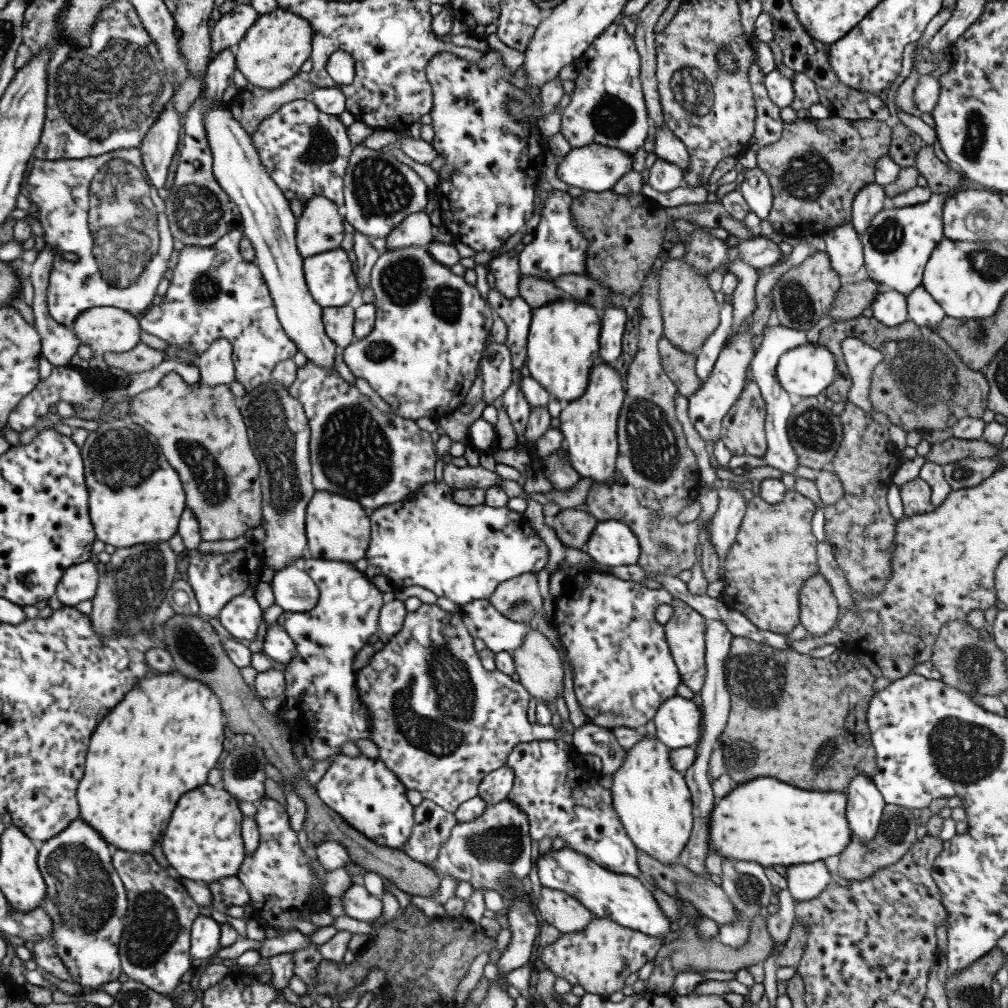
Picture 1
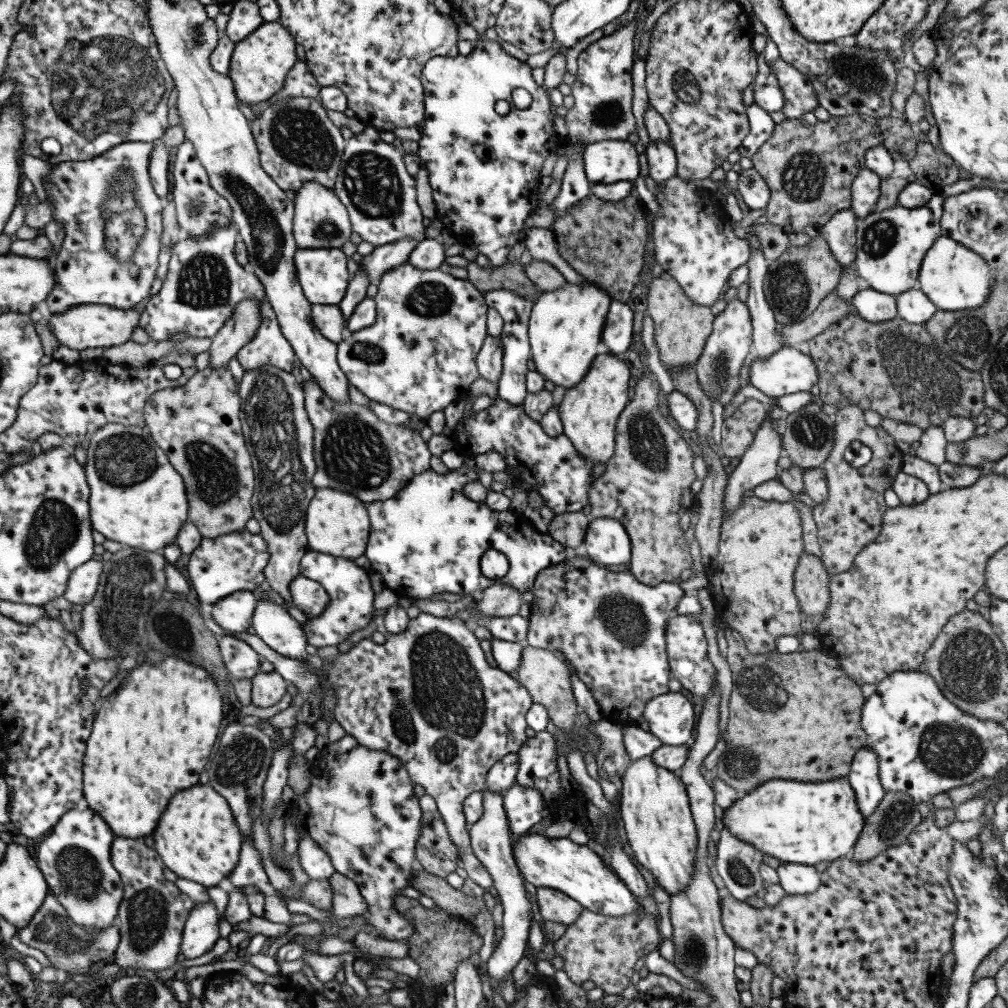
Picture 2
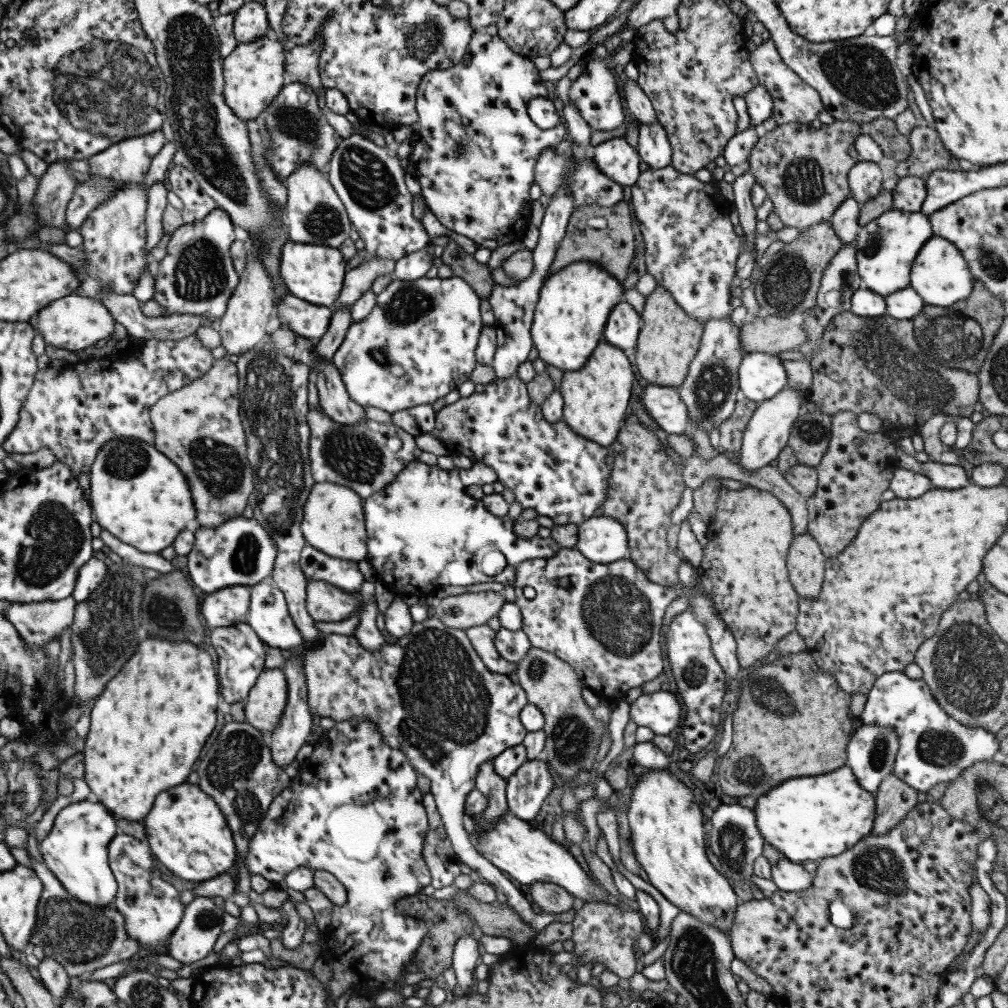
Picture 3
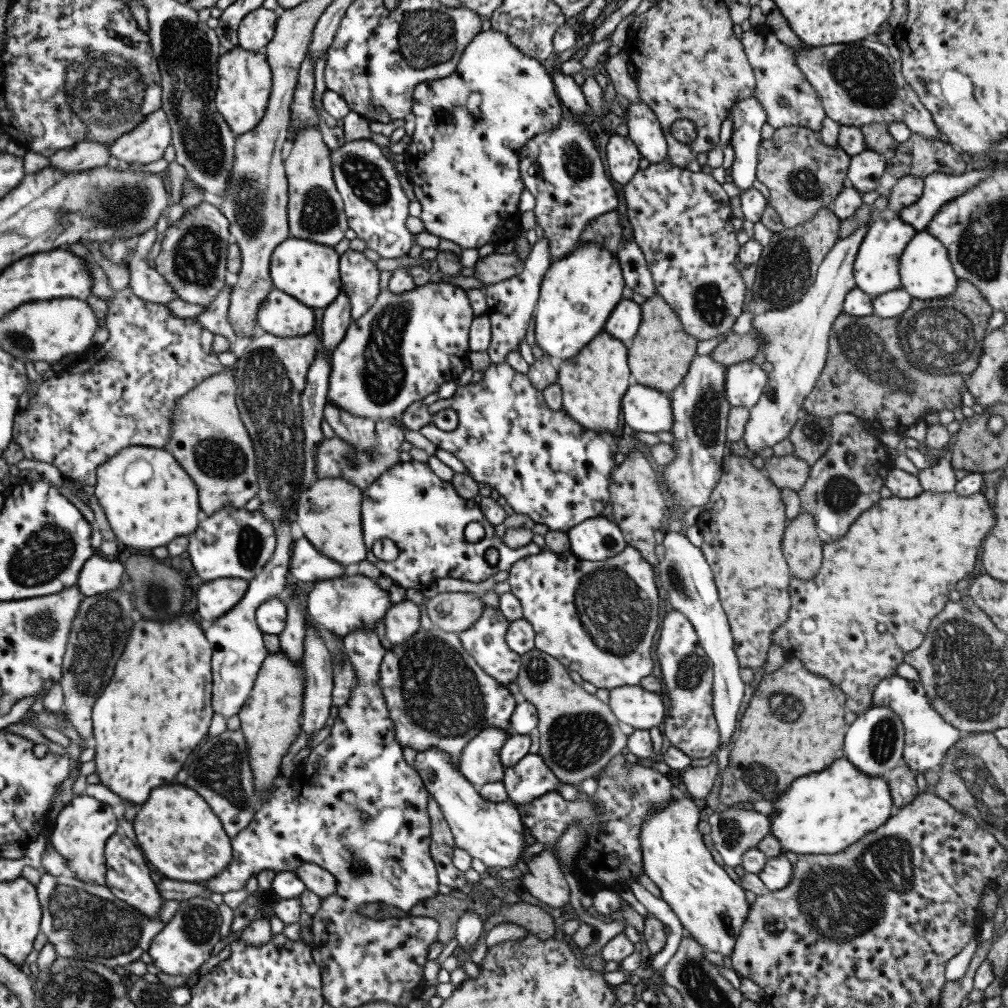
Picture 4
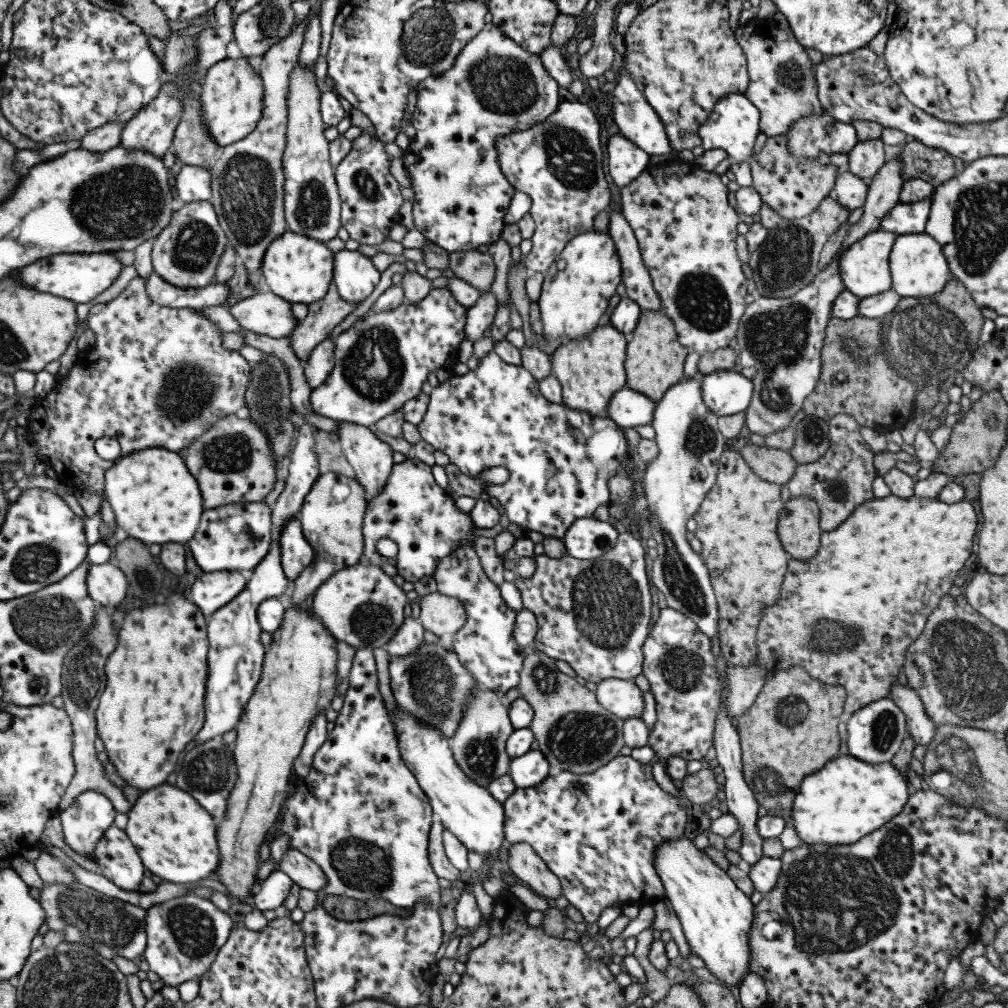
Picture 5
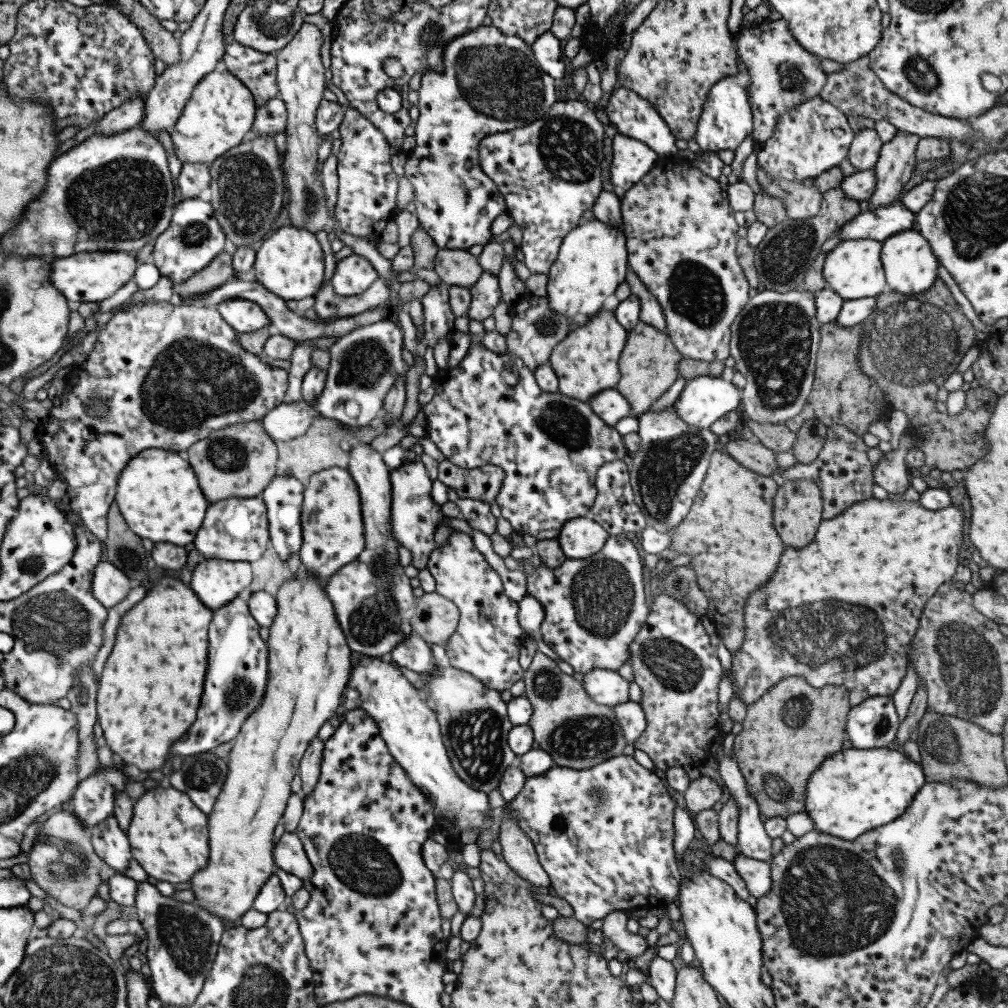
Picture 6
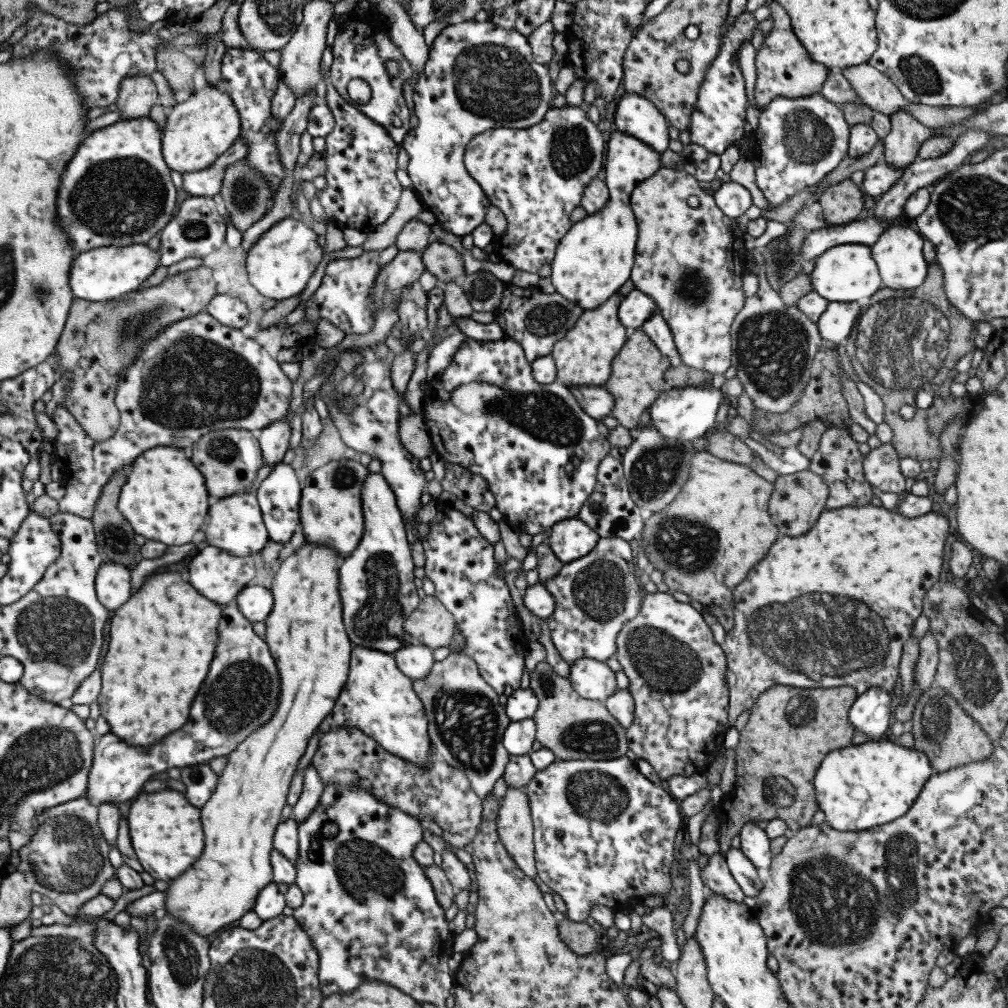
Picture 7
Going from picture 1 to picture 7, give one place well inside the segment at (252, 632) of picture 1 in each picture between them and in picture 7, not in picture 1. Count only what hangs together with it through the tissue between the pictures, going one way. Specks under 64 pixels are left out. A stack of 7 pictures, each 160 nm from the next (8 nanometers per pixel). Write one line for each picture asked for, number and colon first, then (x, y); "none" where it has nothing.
2: (233, 613)
3: (225, 607)
4: (214, 598)
5: (211, 590)
6: (215, 582)
7: (219, 576)

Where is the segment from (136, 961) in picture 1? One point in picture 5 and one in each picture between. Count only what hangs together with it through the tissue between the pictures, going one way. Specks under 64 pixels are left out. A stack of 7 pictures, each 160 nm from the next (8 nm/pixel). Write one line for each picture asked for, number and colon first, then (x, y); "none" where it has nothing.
2: (151, 913)
3: (150, 906)
4: (127, 878)
5: (118, 861)

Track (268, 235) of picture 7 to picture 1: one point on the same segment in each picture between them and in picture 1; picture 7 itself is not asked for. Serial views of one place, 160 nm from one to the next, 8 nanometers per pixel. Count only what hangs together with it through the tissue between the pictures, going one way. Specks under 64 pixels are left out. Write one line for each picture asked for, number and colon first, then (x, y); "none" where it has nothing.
1: (330, 281)
2: (322, 275)
3: (314, 274)
4: (307, 271)
5: (297, 268)
6: (289, 263)

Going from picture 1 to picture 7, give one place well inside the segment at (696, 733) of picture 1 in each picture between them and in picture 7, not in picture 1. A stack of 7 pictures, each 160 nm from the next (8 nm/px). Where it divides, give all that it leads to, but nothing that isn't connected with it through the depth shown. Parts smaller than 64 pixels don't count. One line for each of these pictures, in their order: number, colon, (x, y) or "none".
2: (669, 716)
3: (659, 711)
4: (641, 709)
5: (622, 698)
6: (605, 687)
7: (590, 679)

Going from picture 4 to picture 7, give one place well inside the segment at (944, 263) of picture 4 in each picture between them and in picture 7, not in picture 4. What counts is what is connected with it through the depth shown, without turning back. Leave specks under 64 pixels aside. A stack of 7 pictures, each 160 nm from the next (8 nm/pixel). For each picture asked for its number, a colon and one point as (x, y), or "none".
5: (917, 266)
6: (909, 265)
7: (897, 254)

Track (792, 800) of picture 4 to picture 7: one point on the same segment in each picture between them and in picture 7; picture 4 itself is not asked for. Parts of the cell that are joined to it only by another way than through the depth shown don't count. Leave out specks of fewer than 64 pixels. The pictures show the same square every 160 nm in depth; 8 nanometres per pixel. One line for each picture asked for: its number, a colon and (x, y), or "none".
5: (848, 798)
6: (853, 791)
7: (863, 786)

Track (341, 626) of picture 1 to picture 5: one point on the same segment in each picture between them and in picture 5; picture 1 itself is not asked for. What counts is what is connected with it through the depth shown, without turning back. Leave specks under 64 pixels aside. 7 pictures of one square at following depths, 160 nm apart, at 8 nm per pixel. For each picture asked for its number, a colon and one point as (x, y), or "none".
2: (350, 607)
3: (315, 566)
4: (305, 564)
5: (295, 554)

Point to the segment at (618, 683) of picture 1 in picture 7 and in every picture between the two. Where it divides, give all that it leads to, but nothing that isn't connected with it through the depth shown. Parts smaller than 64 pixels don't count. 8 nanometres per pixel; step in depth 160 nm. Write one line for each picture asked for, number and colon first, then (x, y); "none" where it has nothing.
2: (610, 627)
3: (603, 620)
4: (598, 618)
5: (594, 614)
6: (592, 608)
7: (596, 594)

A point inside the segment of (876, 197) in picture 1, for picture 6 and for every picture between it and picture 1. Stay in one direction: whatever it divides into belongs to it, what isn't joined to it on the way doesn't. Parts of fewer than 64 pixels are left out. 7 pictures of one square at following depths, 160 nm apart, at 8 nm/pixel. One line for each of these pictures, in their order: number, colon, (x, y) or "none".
2: (865, 188)
3: (864, 179)
4: (864, 170)
5: (865, 158)
6: (864, 149)

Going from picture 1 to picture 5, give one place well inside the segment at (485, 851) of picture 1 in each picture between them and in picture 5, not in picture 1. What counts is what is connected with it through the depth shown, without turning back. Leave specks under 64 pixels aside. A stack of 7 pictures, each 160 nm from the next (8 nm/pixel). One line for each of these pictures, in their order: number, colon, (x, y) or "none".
2: (523, 806)
3: (525, 790)
4: (528, 778)
5: (527, 770)

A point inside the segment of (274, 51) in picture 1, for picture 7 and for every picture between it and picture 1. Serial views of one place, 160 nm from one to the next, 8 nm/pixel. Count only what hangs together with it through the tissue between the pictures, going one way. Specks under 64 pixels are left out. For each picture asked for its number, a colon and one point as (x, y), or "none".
2: (258, 64)
3: (253, 72)
4: (244, 80)
5: (231, 93)
6: (219, 113)
7: (197, 131)

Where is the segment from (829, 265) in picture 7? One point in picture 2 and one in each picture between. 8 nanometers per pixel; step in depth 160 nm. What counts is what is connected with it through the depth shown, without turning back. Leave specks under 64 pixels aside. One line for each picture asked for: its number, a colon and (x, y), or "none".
2: (890, 244)
3: (885, 247)
4: (875, 266)
5: (864, 269)
6: (853, 269)

